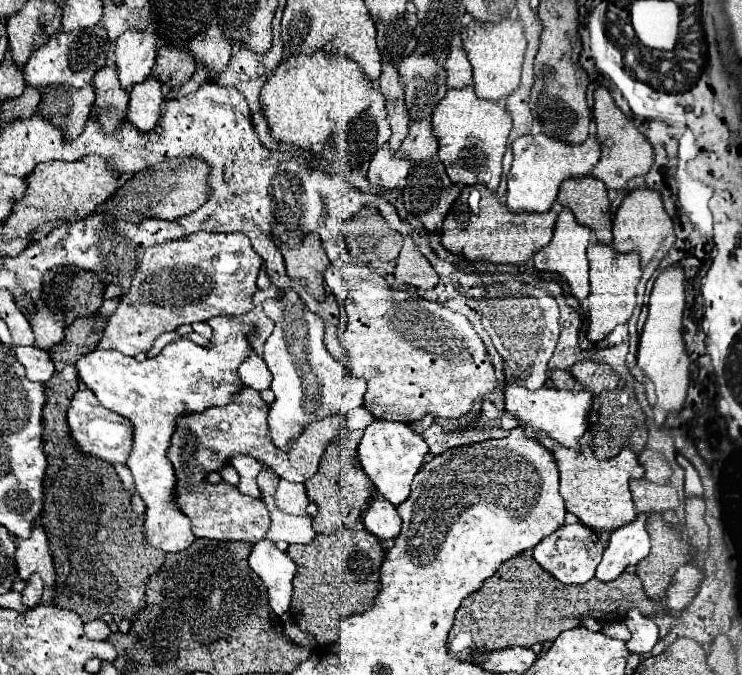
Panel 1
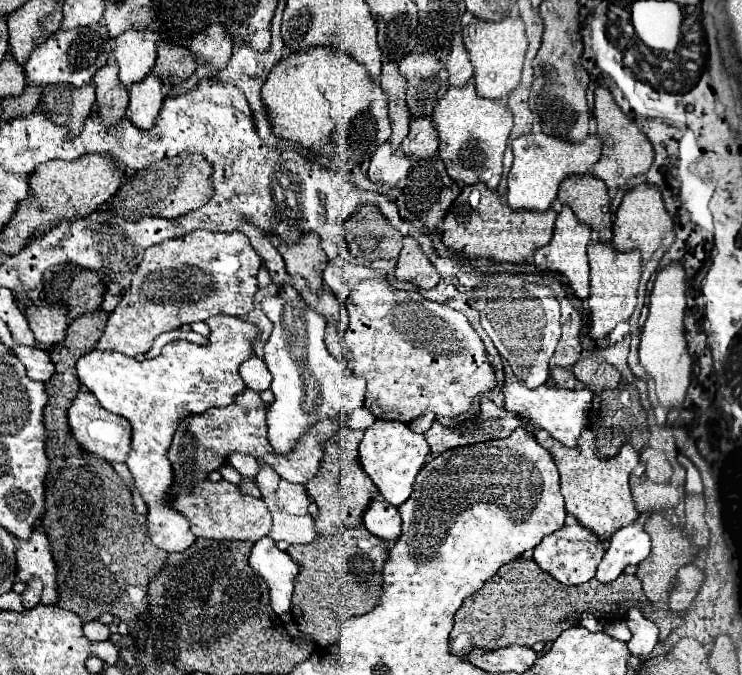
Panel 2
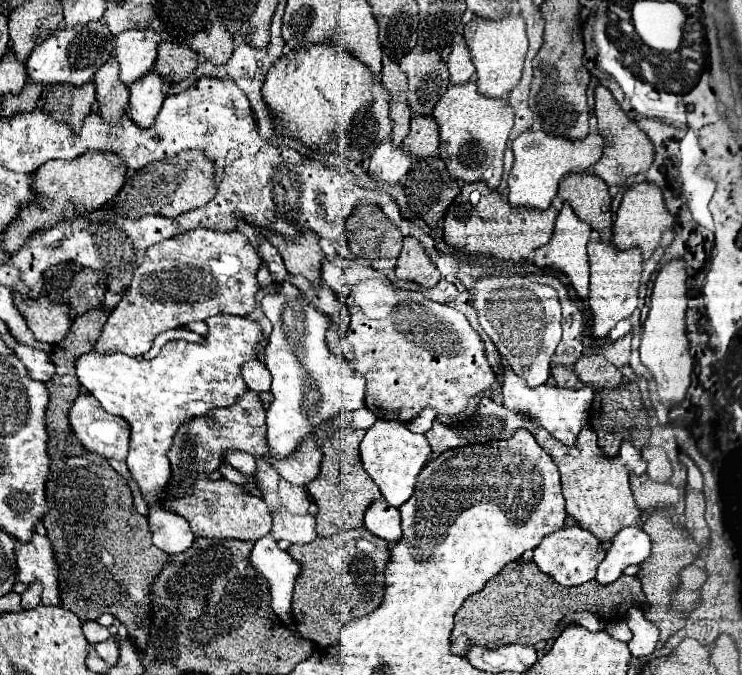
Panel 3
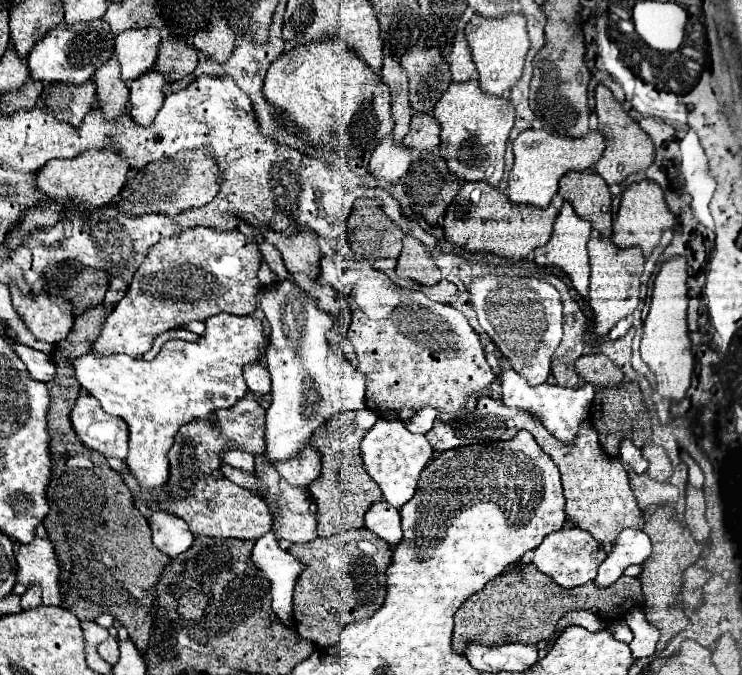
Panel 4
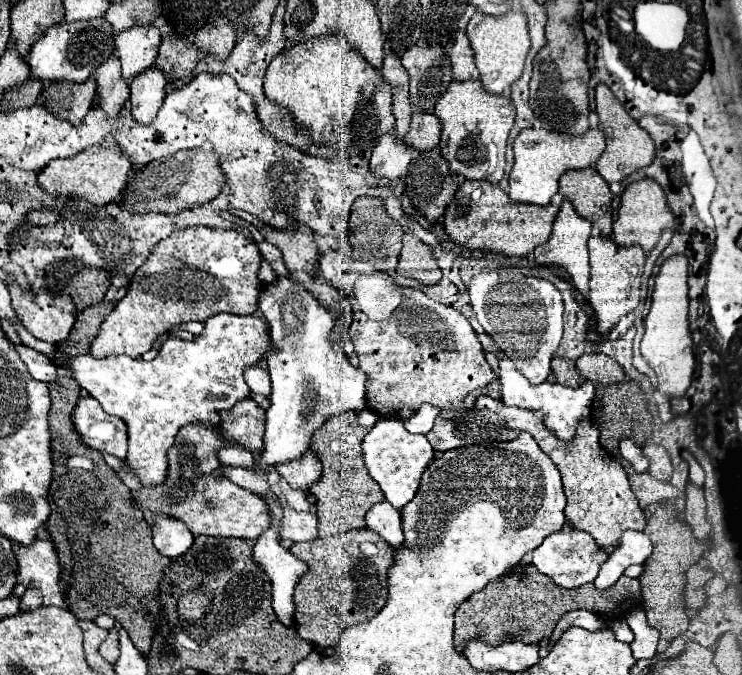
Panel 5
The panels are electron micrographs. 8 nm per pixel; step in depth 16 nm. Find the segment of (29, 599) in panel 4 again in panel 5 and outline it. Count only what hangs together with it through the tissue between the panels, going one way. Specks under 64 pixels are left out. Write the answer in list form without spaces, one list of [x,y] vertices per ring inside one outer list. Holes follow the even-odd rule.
[[[28,588],[24,598],[20,600],[20,612],[30,612],[42,606],[42,596],[38,592],[38,588]]]

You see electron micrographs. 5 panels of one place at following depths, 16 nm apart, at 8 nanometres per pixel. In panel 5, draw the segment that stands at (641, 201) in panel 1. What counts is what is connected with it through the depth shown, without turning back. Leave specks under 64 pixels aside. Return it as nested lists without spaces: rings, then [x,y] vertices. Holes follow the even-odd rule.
[[[652,178],[634,180],[626,186],[626,190],[622,194],[618,220],[614,222],[614,242],[620,246],[640,244],[644,248],[644,252],[650,254],[650,250],[656,246],[662,230],[672,224],[674,224],[674,214],[666,202],[666,194],[664,194],[662,186]]]

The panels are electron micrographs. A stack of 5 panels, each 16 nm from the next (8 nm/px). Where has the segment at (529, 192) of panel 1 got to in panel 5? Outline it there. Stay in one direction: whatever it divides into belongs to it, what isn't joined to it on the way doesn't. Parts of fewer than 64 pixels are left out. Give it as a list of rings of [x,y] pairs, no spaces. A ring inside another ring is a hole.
[[[524,128],[514,140],[514,170],[510,172],[510,198],[516,202],[528,202],[546,206],[558,192],[558,178],[566,170],[582,170],[592,166],[604,152],[606,136],[598,128],[588,128],[580,136],[548,132],[544,128]]]

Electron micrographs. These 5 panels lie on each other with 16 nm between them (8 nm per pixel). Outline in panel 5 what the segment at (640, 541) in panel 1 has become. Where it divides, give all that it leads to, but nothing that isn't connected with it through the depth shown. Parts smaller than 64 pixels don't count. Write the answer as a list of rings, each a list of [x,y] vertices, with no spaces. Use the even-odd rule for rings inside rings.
[[[632,530],[624,532],[616,552],[612,552],[610,558],[606,560],[606,564],[600,568],[600,574],[594,580],[596,588],[614,586],[630,564],[644,564],[648,560],[650,552],[652,552],[650,540],[644,532],[632,532]]]

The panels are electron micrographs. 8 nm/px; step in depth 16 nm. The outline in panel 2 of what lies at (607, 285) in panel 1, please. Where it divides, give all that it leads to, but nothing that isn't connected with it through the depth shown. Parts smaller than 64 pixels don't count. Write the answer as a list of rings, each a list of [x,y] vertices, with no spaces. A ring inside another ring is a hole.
[[[592,240],[588,244],[588,258],[590,258],[590,296],[588,296],[588,308],[590,308],[590,338],[600,340],[610,334],[610,330],[632,316],[636,308],[636,296],[638,296],[638,282],[642,274],[642,258],[640,252],[616,252],[616,248],[610,242]]]

